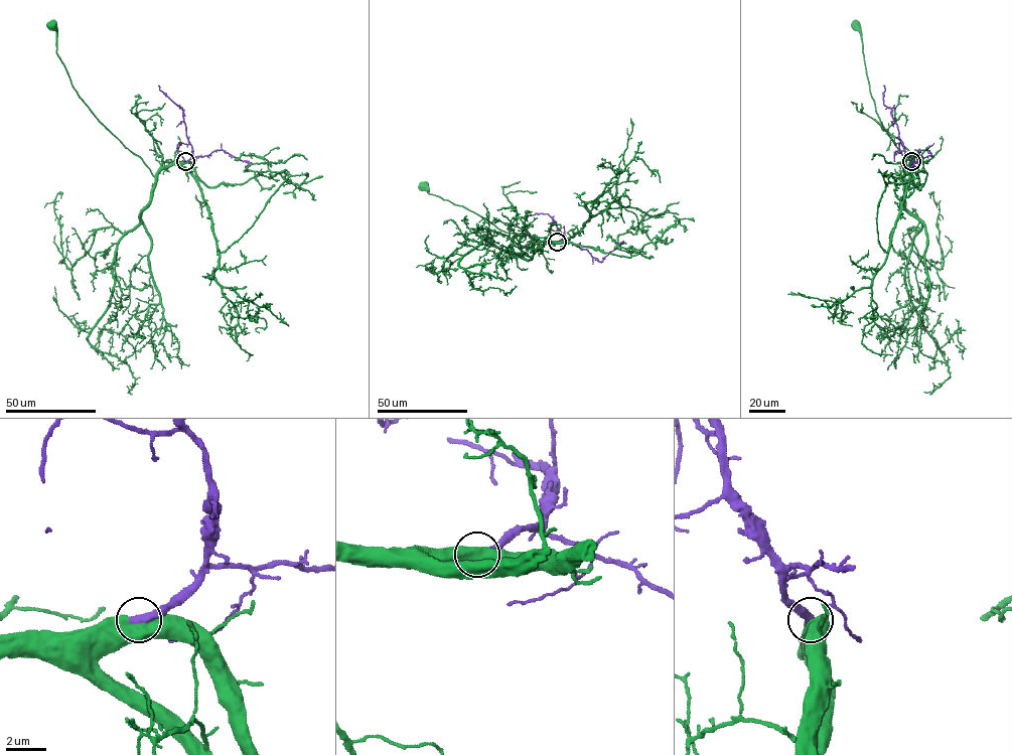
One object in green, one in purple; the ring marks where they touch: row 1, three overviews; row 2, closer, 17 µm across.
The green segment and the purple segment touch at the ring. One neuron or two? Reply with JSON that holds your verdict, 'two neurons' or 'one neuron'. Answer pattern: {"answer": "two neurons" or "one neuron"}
{"answer": "one neuron"}

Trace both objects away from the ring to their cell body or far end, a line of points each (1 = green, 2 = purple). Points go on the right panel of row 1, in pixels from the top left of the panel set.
1: (911, 161), (903, 176), (902, 154), (876, 112), (862, 53), (861, 31), (855, 24)
2: (911, 161), (891, 110), (883, 104), (883, 86)

